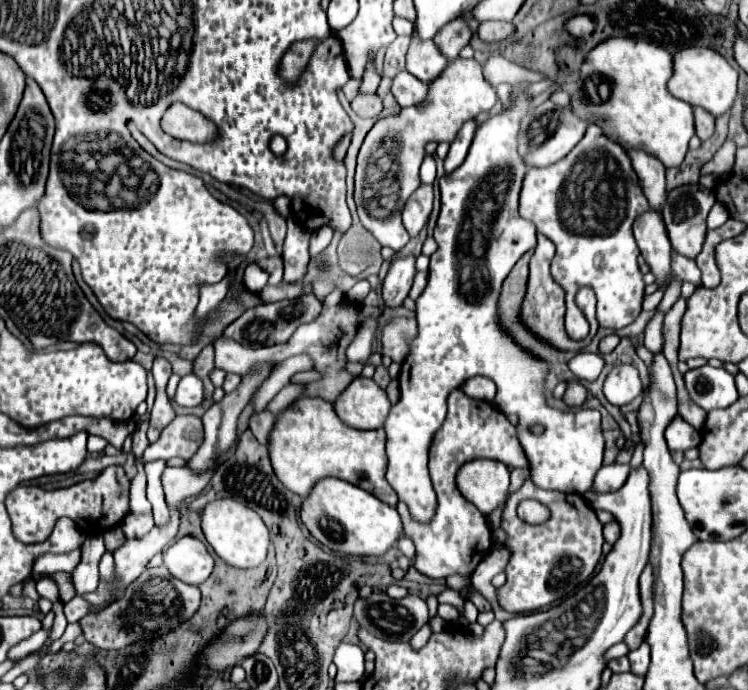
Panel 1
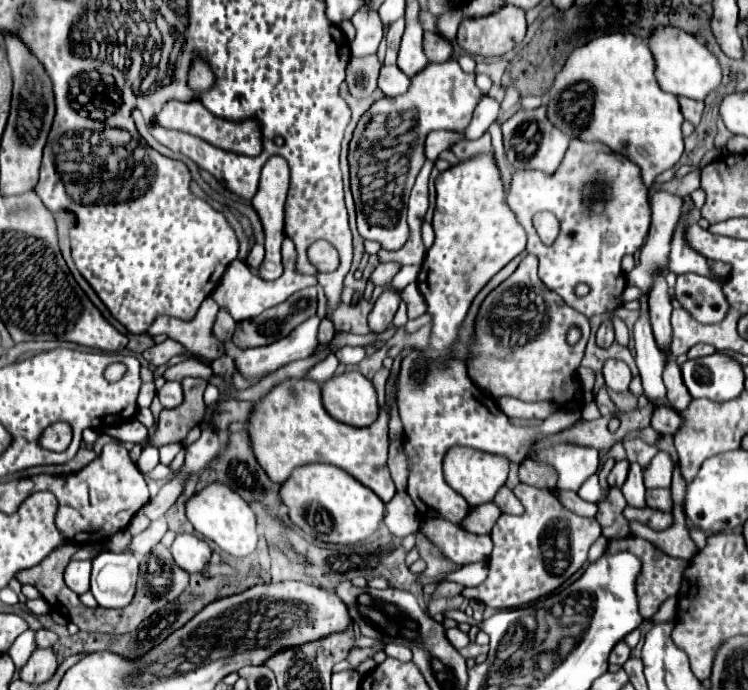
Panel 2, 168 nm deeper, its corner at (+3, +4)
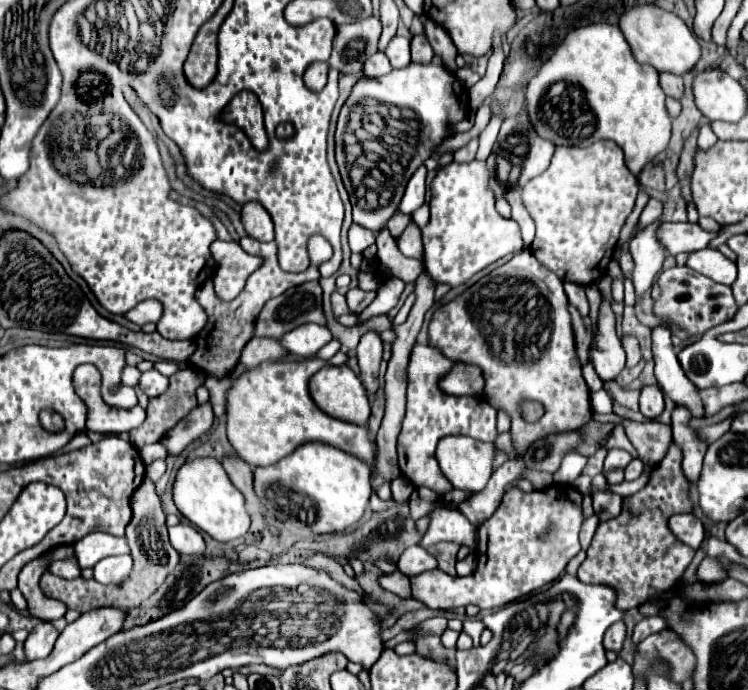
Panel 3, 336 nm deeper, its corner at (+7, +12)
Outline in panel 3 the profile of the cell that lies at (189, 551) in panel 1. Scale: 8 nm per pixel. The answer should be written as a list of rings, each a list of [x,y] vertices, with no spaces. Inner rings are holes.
[[[178,524],[178,526],[170,526],[170,542],[172,546],[178,550],[178,554],[204,554],[206,544],[202,534],[190,526],[190,524]]]

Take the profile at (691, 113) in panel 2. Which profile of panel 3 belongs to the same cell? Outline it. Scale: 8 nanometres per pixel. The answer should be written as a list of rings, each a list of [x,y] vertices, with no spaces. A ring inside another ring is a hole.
[[[660,72],[660,86],[662,86],[662,90],[664,90],[666,96],[672,96],[676,100],[682,98],[684,84],[682,84],[680,76],[672,76],[670,72]]]

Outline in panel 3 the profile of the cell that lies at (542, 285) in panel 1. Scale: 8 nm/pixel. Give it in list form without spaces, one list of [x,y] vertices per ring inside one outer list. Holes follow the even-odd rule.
[[[531,250],[516,254],[504,266],[492,270],[460,296],[440,306],[428,324],[430,346],[440,348],[452,362],[476,364],[484,372],[484,398],[496,410],[502,410],[512,420],[512,442],[516,450],[514,462],[504,462],[494,470],[486,488],[464,500],[458,510],[480,526],[498,508],[504,490],[510,482],[526,478],[540,488],[540,472],[528,470],[524,464],[526,448],[544,434],[580,428],[592,420],[590,388],[582,378],[582,366],[574,348],[574,334],[568,314],[568,298],[558,276],[540,266]],[[530,398],[544,404],[546,414],[540,422],[528,424],[520,420],[518,404]]]

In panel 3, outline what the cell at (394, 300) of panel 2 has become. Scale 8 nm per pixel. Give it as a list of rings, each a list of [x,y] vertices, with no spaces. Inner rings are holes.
[[[368,332],[362,336],[358,344],[358,364],[360,364],[360,380],[370,398],[378,392],[378,368],[382,362],[382,340],[378,332]]]

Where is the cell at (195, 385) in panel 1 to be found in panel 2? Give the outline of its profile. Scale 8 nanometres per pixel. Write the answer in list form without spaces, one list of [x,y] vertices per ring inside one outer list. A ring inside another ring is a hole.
[[[166,382],[162,390],[158,390],[158,398],[164,408],[176,408],[184,402],[184,390],[180,382]]]

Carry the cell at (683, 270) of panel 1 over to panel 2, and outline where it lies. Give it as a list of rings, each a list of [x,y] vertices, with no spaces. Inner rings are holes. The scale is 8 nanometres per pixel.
[[[684,274],[684,280],[676,282],[676,298],[682,306],[702,324],[720,322],[728,310],[722,284],[700,274]]]

